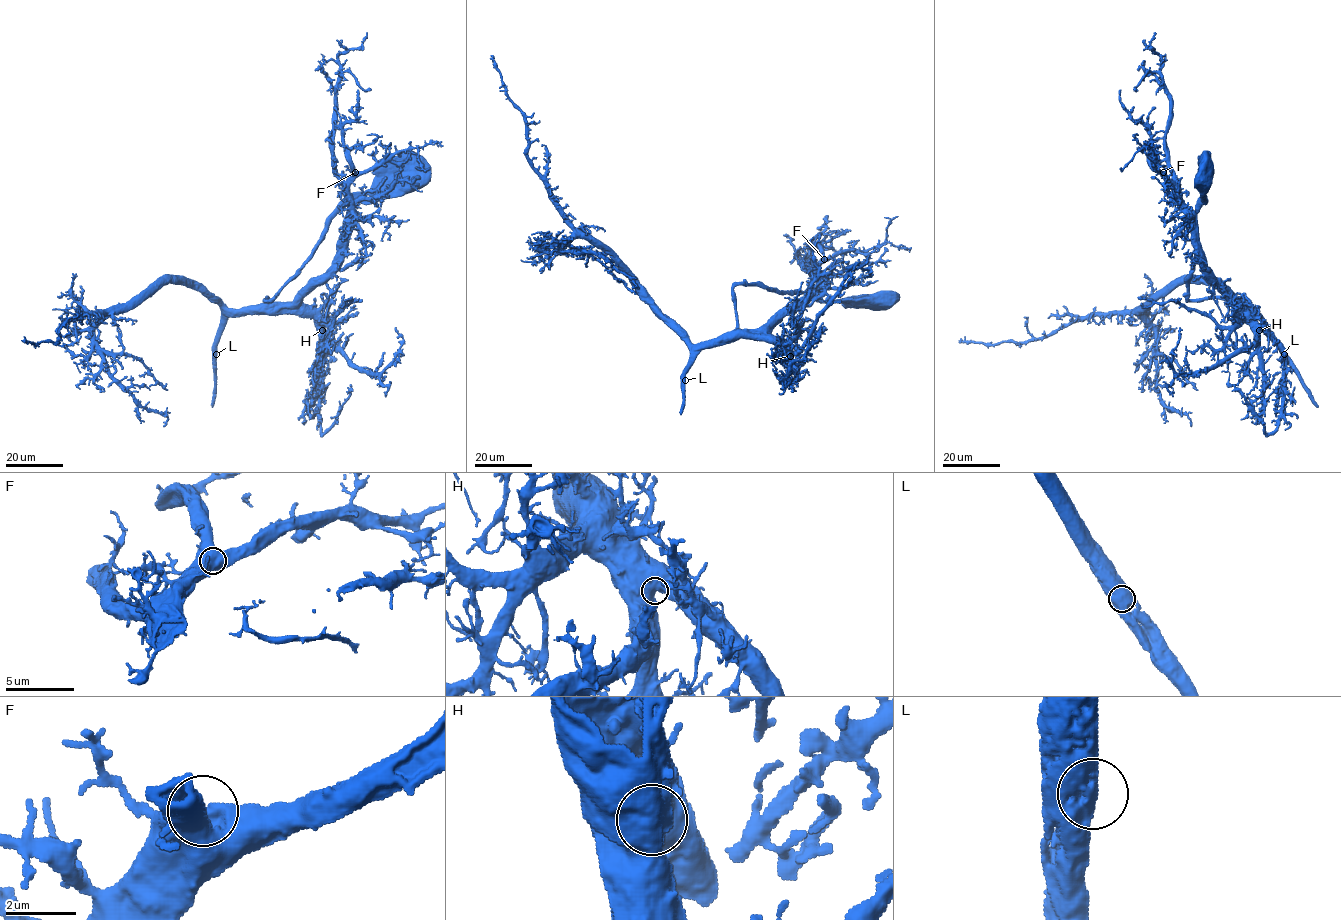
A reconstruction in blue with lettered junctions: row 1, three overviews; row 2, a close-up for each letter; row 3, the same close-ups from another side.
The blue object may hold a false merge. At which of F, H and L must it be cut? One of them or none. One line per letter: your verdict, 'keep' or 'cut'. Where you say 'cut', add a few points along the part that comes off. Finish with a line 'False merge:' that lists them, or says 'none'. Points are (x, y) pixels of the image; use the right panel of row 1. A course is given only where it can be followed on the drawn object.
F: keep
H: keep
L: keep
False merge: none

